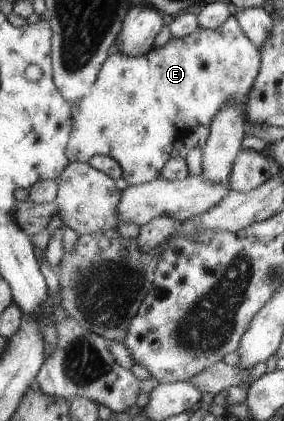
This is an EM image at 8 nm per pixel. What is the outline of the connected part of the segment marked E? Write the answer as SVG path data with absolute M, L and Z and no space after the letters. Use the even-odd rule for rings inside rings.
M230 16L230 19L226 21L222 27L218 27L218 29L204 29L204 27L200 26L194 33L186 37L182 37L182 39L173 38L170 42L166 43L164 47L154 47L150 52L138 57L128 57L118 51L108 57L104 63L99 77L92 87L92 91L90 91L84 99L80 99L78 103L73 104L72 133L70 133L70 141L68 141L66 155L68 155L68 159L70 159L71 162L88 162L92 157L98 154L116 158L116 161L119 161L120 165L123 166L123 179L130 186L154 181L162 176L164 166L171 160L170 157L172 157L172 151L174 151L174 143L176 143L176 139L178 139L178 133L182 133L182 130L196 129L196 123L210 127L212 119L216 117L216 113L218 113L224 105L238 103L238 105L244 105L246 107L246 101L248 101L252 87L254 87L254 81L256 81L256 77L259 76L260 69L262 69L262 63L261 48L248 37L247 33L242 29L240 22L236 19L236 16ZM182 117L184 117L184 121L188 121L188 125L184 125L184 129L180 129L180 121L178 121L178 119L182 119Z

